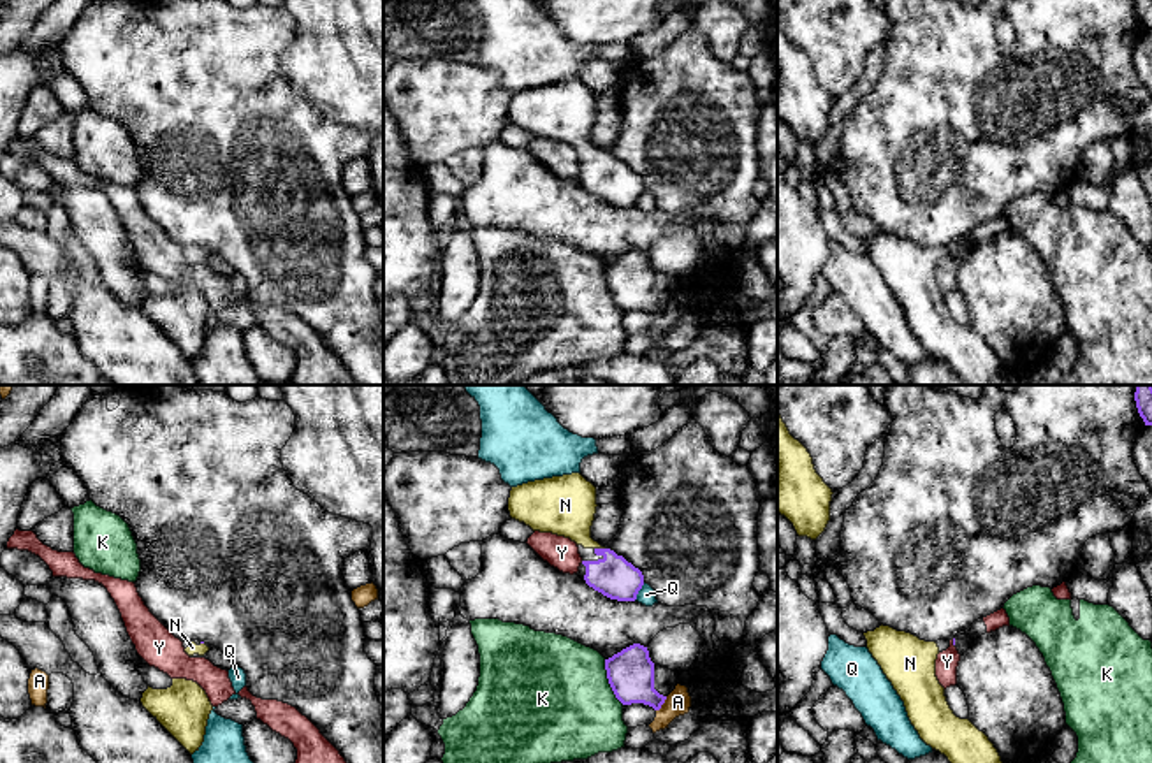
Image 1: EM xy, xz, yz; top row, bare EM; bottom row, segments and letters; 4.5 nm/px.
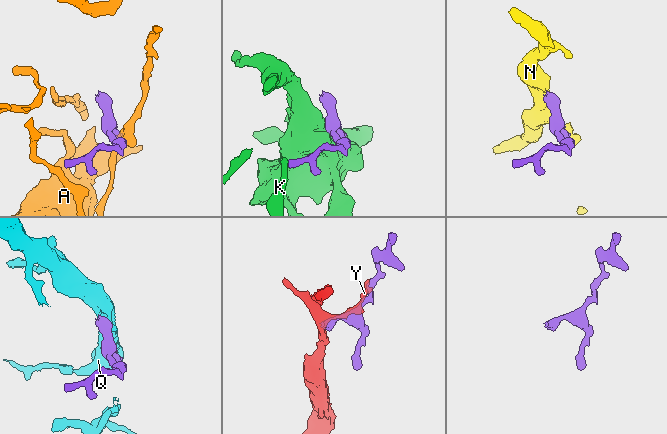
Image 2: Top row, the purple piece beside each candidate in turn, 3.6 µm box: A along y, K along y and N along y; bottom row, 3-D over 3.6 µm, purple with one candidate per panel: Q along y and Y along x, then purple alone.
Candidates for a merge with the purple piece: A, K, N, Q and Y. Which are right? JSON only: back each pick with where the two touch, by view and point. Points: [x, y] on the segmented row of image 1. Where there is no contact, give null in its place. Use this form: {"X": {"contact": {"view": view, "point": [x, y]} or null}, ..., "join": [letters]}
{"N": {"contact": {"view": "xz", "point": [600, 549]}}, "join": ["N"]}

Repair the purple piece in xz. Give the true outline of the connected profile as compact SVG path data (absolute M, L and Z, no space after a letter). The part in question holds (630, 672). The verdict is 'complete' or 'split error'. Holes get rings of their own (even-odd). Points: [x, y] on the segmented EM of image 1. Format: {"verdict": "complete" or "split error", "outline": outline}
{"verdict": "complete", "outline": "M633 643L605 659L609 684L623 705L644 703L660 710L667 696L654 689L654 663L647 647Z"}

